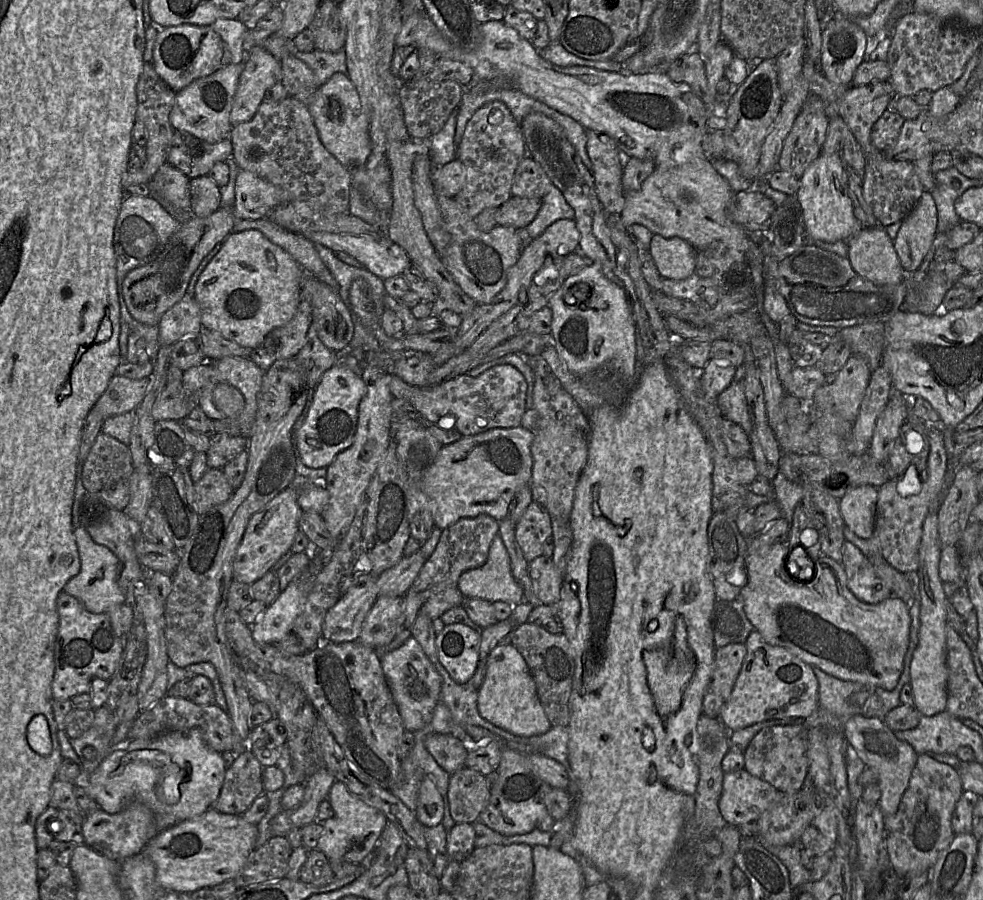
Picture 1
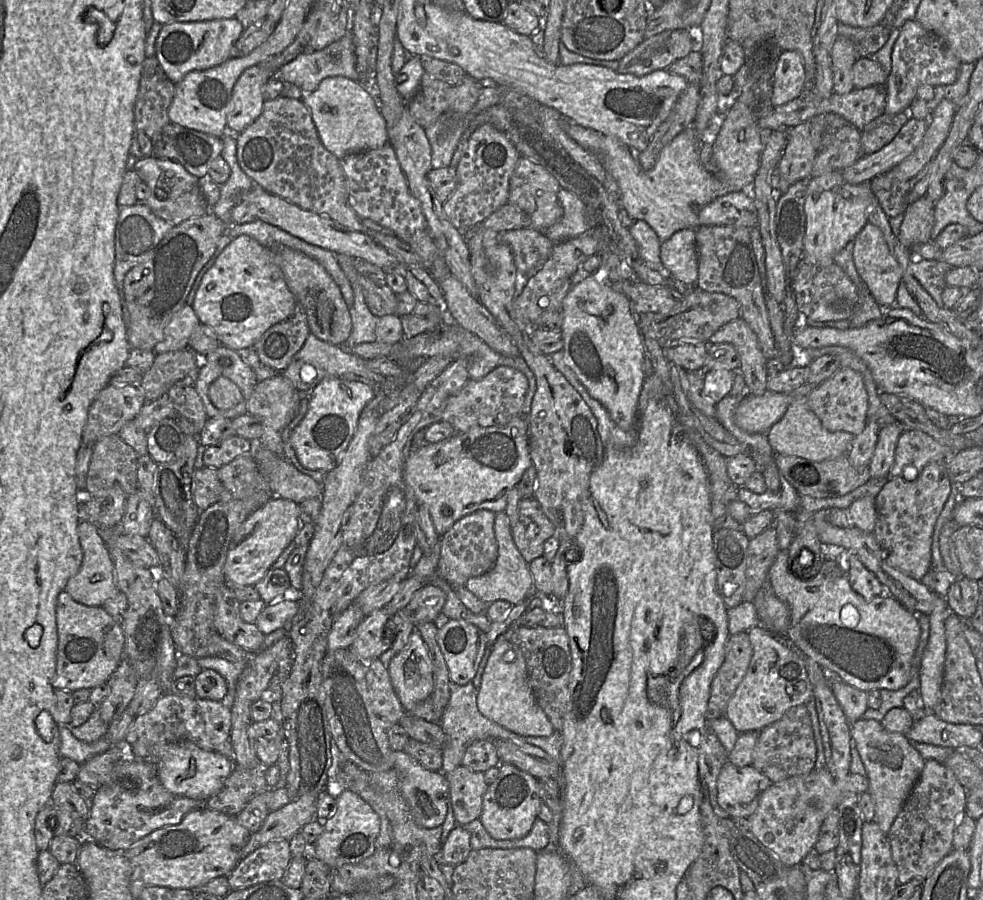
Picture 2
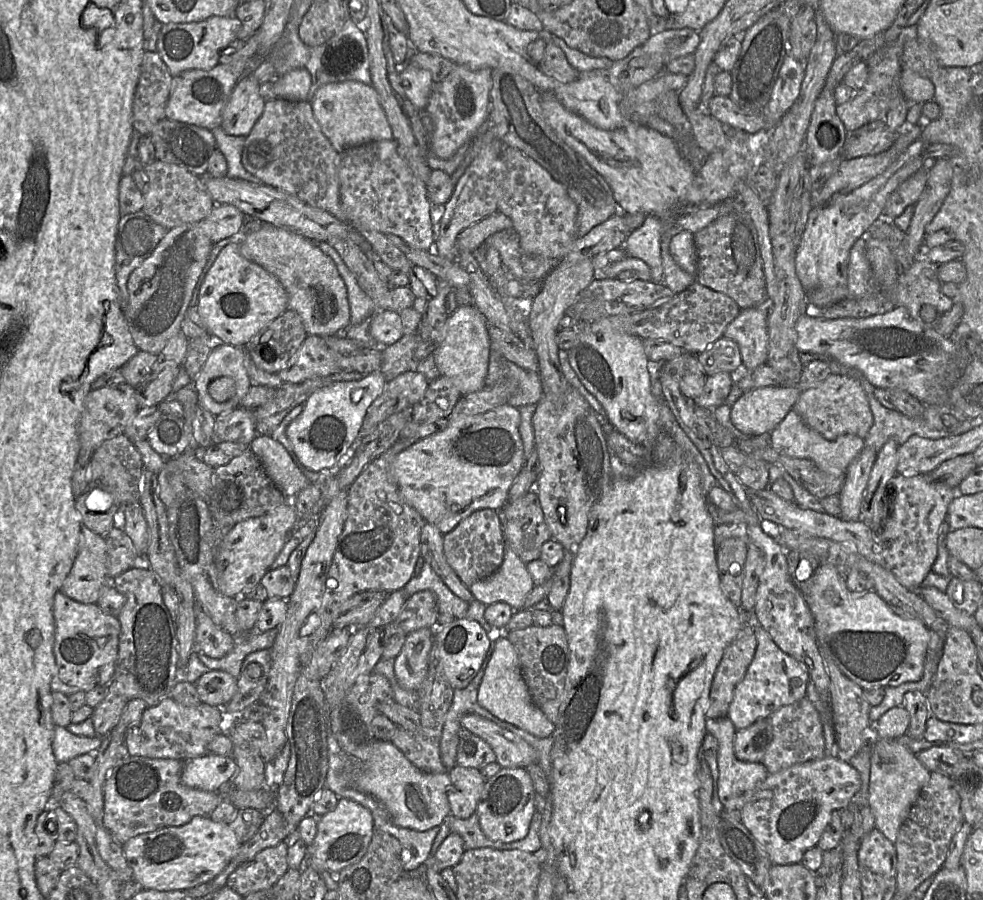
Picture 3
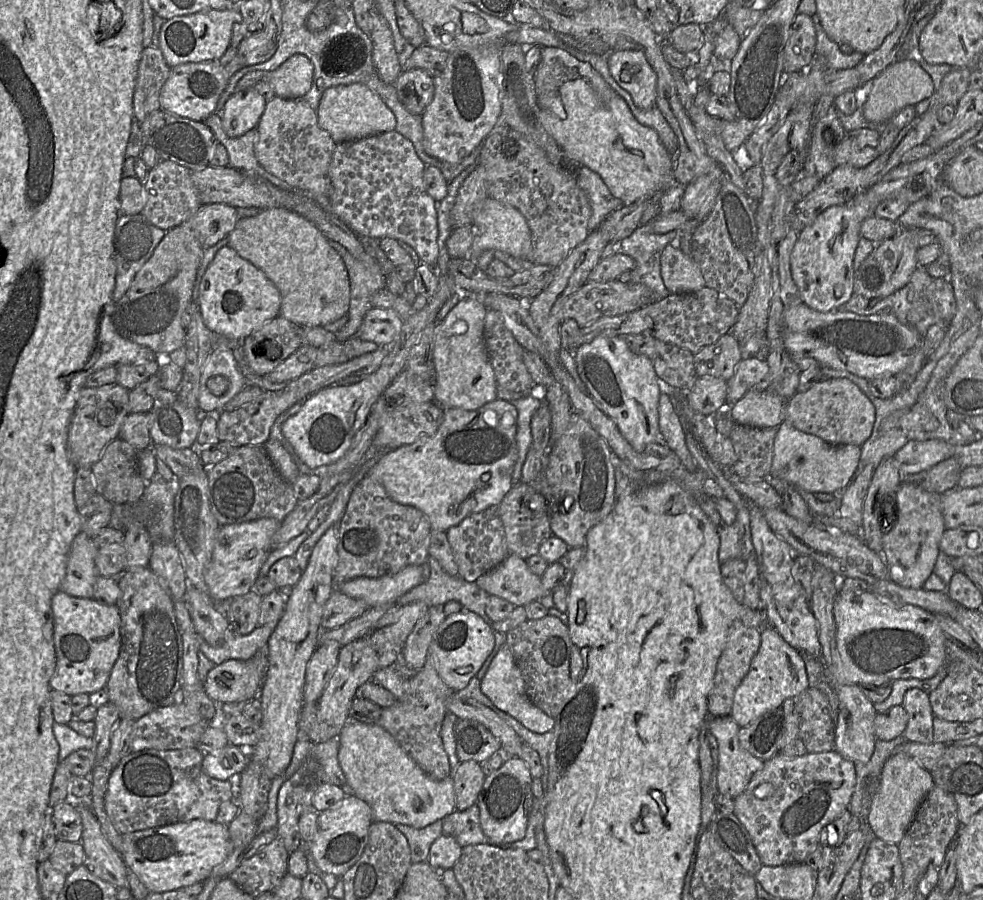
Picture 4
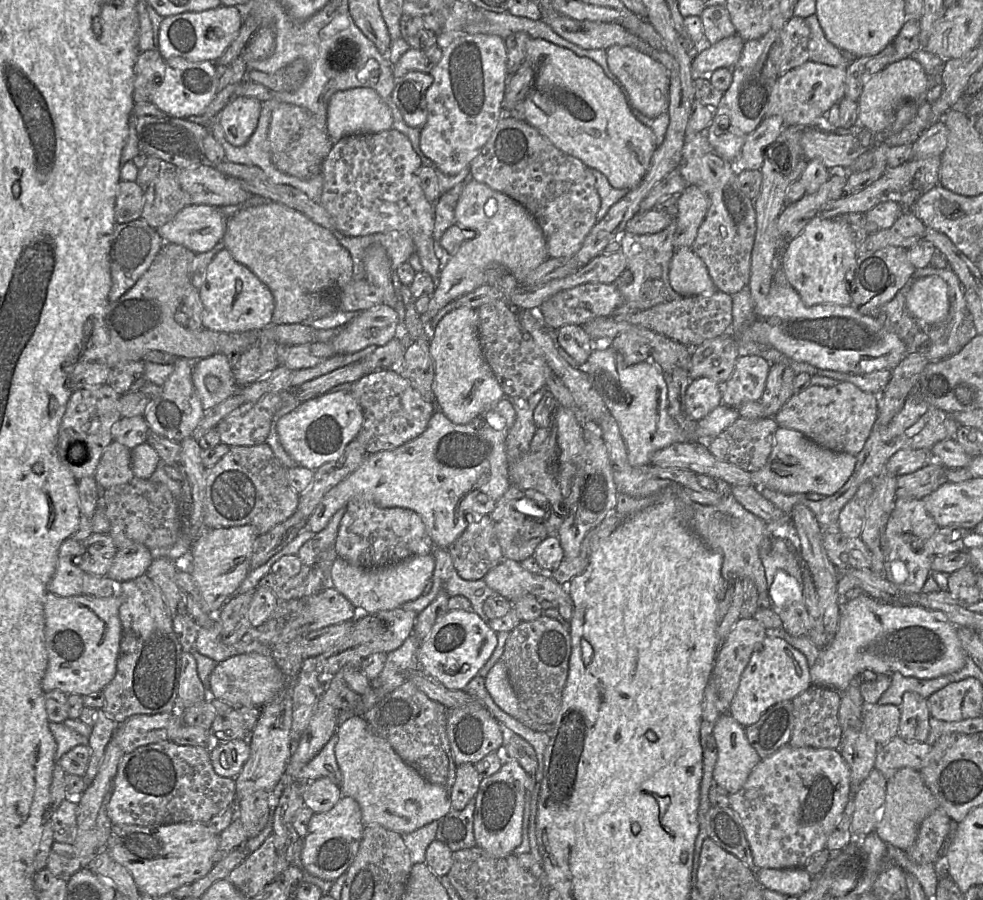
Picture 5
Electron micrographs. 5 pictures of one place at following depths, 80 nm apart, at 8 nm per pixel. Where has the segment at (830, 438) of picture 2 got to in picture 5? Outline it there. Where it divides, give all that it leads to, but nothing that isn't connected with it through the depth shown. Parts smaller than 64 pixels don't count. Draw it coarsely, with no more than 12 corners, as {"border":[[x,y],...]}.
{"border":[[779,427],[760,489],[827,497],[854,471],[854,455]]}

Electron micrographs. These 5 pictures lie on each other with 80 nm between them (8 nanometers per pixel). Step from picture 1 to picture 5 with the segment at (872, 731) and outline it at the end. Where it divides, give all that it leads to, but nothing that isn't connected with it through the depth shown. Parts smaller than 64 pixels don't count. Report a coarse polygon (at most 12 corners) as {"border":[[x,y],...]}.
{"border":[[919,771],[886,782],[874,833],[906,851],[938,802]]}

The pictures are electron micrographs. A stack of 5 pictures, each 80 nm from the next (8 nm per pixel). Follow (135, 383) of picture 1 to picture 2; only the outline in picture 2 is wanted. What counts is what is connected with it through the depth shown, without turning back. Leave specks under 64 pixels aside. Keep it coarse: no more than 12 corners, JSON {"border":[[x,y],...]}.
{"border":[[138,384],[107,385],[83,442],[119,435],[145,403]]}

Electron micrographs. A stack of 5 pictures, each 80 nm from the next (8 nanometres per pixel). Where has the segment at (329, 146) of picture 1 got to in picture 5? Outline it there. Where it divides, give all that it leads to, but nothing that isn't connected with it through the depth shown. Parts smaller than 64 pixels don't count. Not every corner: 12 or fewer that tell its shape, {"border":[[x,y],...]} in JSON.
{"border":[[370,88],[334,93],[332,141],[392,129],[390,108]]}

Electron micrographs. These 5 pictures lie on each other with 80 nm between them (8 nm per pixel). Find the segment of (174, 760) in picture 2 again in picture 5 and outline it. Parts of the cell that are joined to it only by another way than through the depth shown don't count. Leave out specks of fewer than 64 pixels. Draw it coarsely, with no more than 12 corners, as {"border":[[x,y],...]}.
{"border":[[248,740],[213,744],[214,771],[235,779],[250,755]]}

